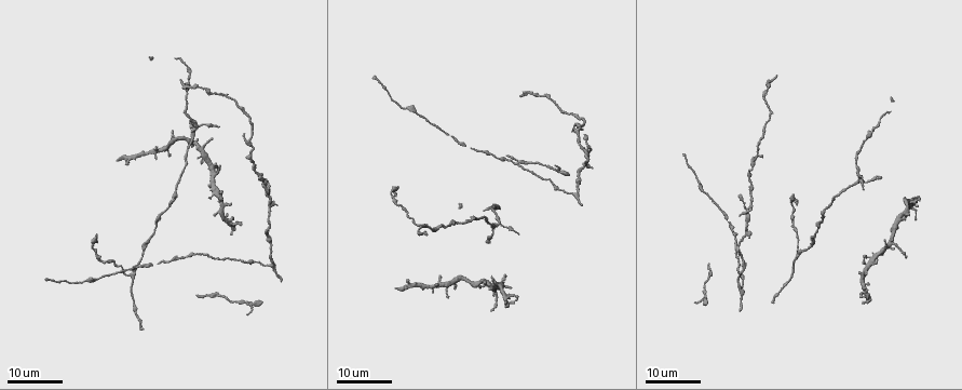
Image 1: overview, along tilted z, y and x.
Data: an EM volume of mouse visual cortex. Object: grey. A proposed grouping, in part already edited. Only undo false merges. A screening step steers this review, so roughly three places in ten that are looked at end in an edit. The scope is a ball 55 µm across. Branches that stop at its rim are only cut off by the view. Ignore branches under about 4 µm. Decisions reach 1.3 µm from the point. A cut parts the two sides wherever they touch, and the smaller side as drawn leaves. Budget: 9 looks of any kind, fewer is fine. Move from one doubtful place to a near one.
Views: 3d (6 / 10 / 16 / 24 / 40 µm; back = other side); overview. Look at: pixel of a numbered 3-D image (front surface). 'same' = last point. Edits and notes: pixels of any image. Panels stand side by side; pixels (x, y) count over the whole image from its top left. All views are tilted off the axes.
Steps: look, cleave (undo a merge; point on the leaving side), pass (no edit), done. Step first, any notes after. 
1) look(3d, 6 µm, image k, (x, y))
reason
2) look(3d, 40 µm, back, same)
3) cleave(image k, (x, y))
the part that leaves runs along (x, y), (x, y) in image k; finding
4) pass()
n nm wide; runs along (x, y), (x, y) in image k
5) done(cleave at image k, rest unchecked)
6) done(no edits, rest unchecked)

look(3d, 16 µm, image 1, (744, 211))
looks like a crossing

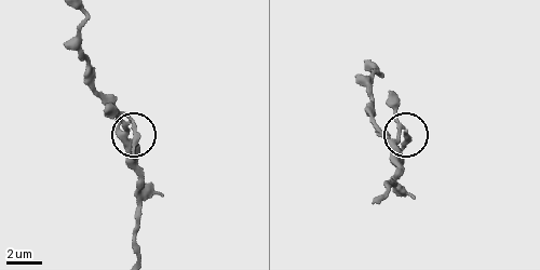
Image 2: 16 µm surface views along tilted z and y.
look(3d, 10 µm, image 2, (403, 141))
zoom in

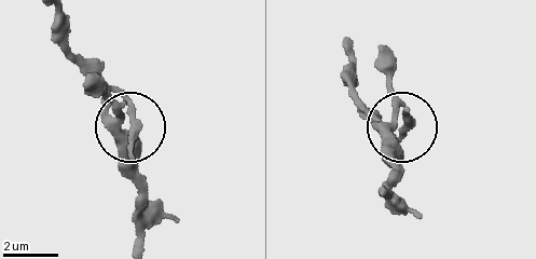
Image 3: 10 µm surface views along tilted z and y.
pass()
5 arms; runs along (382, 187), (396, 166), (402, 121), (382, 70) in image 3; continuous, no second cell

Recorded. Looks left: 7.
look(3d, 24 µm, image 1, (192, 132))
three arms meet

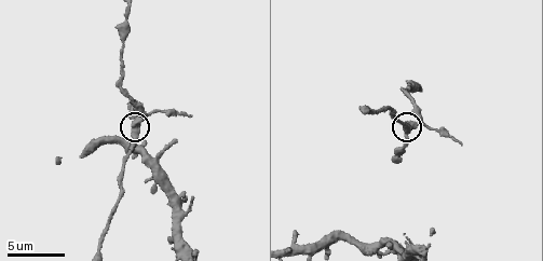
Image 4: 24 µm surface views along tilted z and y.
look(3d, 10 µm, image 4, (135, 125))
closer look

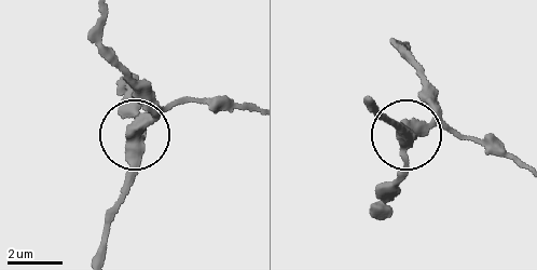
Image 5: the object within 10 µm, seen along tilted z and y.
pass()
390 nm wide; runs along (104, 246), (133, 134), (152, 109), (152, 88) in image 5; one cell here

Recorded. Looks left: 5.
look(3d, 24 µm, image 1, (132, 274))
side arm on a straight run

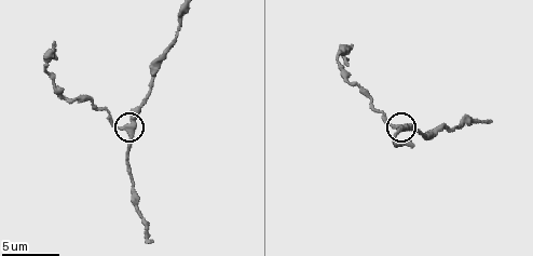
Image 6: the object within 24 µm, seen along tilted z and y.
look(3d, 10 µm, image 6, (132, 128))

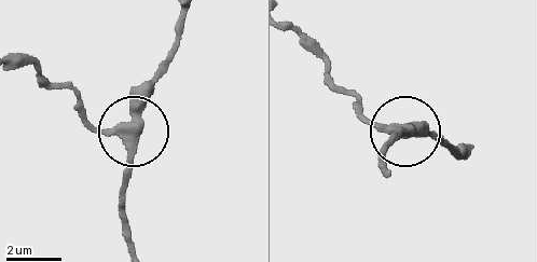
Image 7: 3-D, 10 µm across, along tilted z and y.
pass()
330 nm wide; continuous, no second cell

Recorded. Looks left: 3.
look(3d, 24 µm, image 1, (85, 279))
sudden change in width

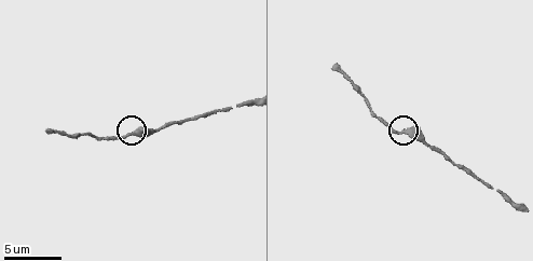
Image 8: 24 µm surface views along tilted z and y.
look(3d, 10 µm, image 8, (404, 132))

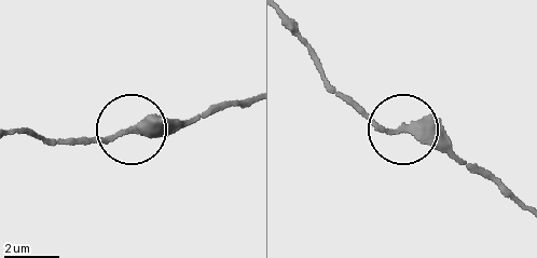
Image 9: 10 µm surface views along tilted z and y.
pass()
280 nm wide; runs along (244, 97), (99, 143), (49, 145) in image 9; continuous, no second cell

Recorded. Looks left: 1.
done(no edits, rest unchecked)

